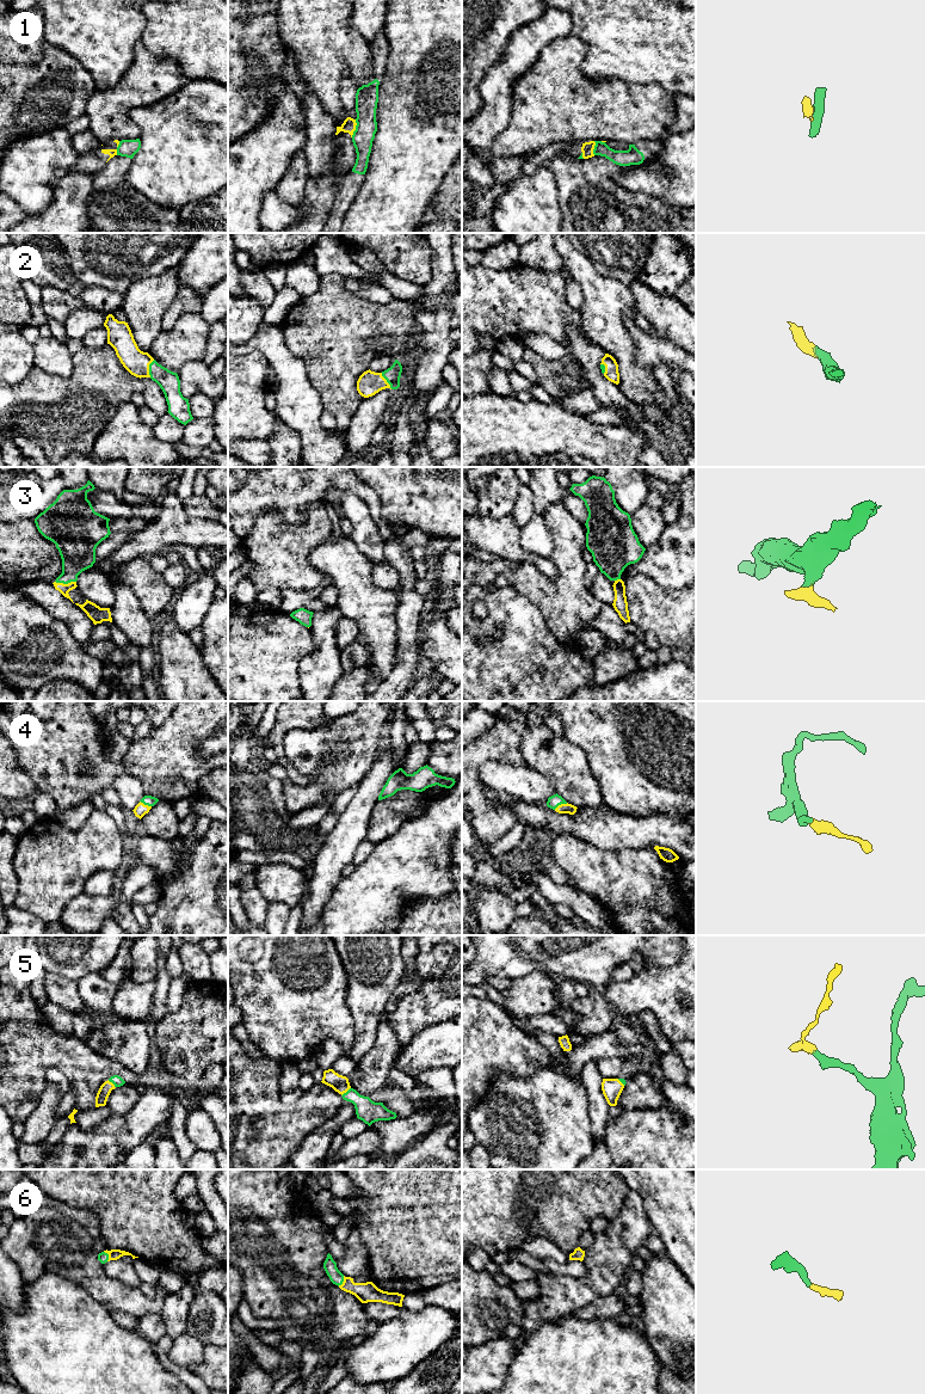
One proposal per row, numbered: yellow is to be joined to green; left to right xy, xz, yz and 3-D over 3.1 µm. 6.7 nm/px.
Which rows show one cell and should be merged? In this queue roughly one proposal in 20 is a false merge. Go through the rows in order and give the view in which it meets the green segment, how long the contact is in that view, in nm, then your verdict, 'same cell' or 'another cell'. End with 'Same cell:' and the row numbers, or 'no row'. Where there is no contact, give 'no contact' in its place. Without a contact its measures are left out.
1: xz | 120 nm | another cell
2: xy | 120 nm | same cell
3: xy | 140 nm | same cell
4: yz | 100 nm | same cell
5: xz | 90 nm | same cell
6: xz | 80 nm | same cell
Same cell: 2, 3, 4, 5, 6

